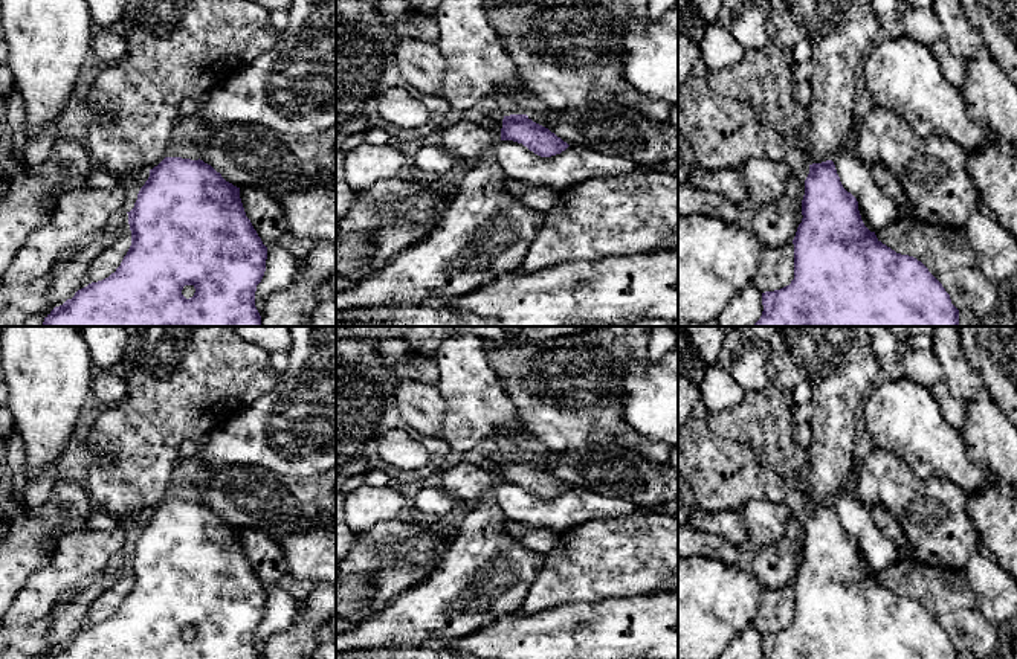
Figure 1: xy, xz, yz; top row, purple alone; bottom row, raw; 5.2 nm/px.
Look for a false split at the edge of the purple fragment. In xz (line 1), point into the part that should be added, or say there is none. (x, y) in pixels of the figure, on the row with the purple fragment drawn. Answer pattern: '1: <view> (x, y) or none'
1: none

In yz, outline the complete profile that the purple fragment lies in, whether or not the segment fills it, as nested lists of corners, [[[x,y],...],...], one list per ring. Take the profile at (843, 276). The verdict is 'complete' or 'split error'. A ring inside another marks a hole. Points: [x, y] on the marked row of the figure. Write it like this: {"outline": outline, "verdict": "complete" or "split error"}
{"outline": [[[832,160],[809,165],[802,215],[793,239],[794,279],[780,290],[762,293],[764,311],[753,326],[959,326],[959,310],[928,268],[892,250],[864,226],[858,201],[843,188]]], "verdict": "complete"}

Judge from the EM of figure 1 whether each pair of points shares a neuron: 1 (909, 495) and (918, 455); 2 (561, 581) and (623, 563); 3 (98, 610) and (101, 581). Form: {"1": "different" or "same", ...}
{"1": "different", "2": "same", "3": "different"}

